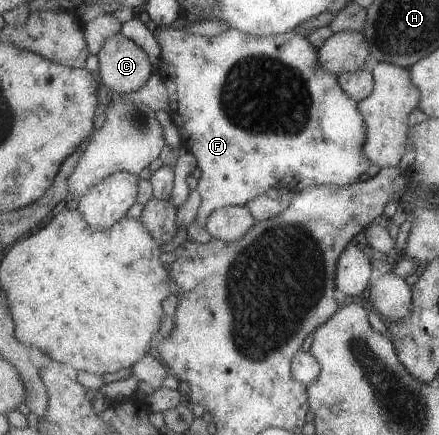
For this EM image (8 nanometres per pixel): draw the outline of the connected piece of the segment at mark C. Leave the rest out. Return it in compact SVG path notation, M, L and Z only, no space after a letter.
M121 32L107 38L97 56L101 60L100 81L115 94L141 88L153 74L147 51Z

